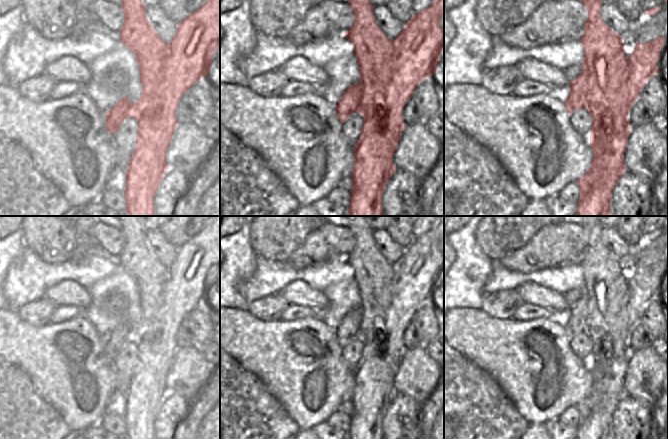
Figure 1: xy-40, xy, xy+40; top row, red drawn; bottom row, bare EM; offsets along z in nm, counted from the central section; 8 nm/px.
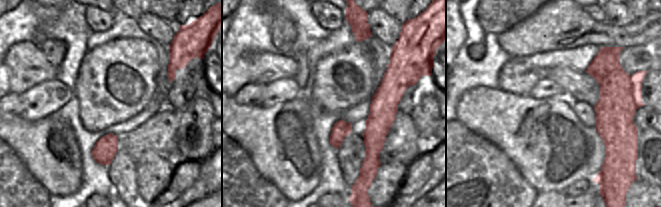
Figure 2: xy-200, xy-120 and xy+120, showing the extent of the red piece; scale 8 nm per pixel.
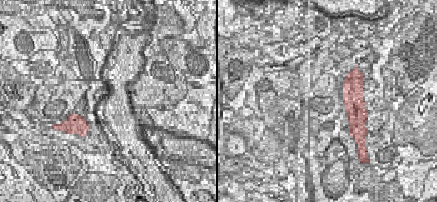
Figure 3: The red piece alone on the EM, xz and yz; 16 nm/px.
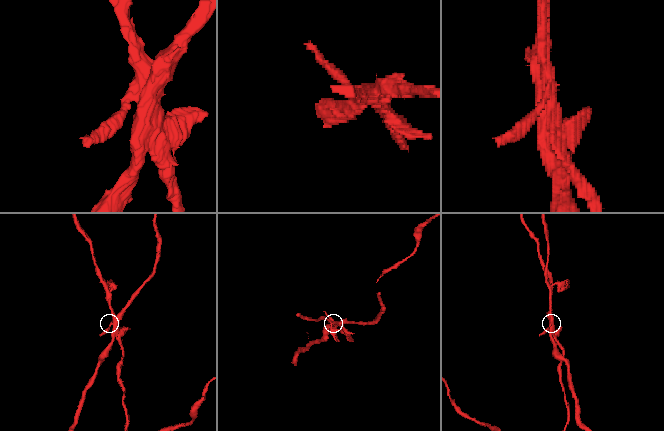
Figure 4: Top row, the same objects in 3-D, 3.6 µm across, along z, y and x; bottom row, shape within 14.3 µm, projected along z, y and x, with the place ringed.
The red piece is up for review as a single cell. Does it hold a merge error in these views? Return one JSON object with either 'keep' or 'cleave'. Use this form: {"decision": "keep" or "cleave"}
{"decision": "cleave"}

